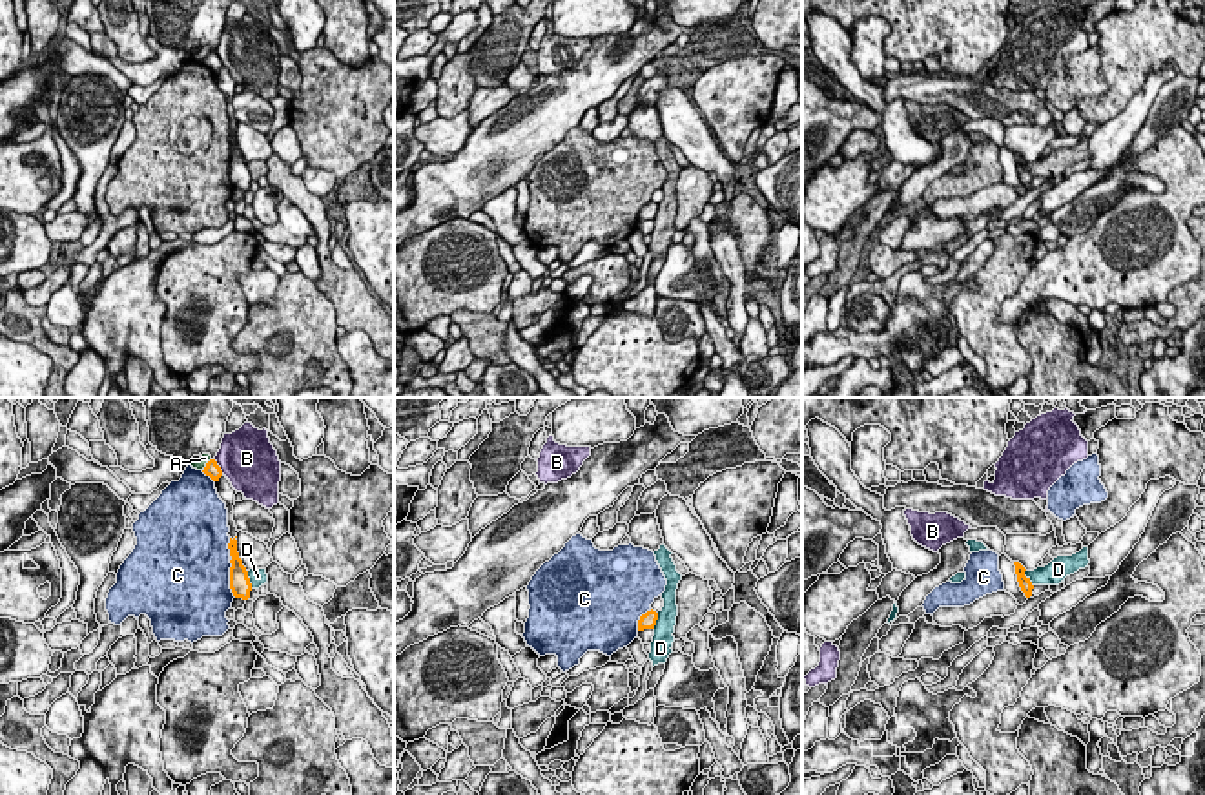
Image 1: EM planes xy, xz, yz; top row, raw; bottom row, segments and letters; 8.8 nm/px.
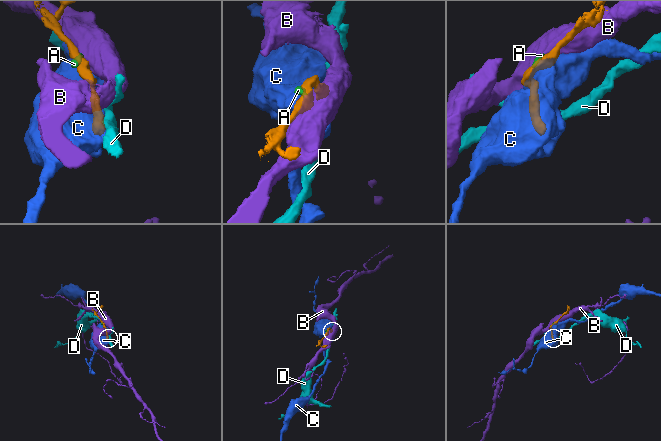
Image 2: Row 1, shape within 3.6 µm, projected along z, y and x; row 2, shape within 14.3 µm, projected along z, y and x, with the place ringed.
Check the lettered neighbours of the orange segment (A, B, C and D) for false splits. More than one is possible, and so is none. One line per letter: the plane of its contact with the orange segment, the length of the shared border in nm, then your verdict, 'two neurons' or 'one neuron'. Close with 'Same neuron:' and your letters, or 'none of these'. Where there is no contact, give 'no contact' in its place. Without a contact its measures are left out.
A: meets orange in xy; contact 140 nm long; two neurons
B: meets orange in xy; contact 150 nm long; two neurons
C: meets orange in xy; contact 340 nm long; two neurons
D: meets orange in xy; contact 170 nm long; two neurons
Same neuron: none of these

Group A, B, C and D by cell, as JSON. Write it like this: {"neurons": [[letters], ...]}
{"neurons": [["A", "B"], ["C"], ["D"]]}

